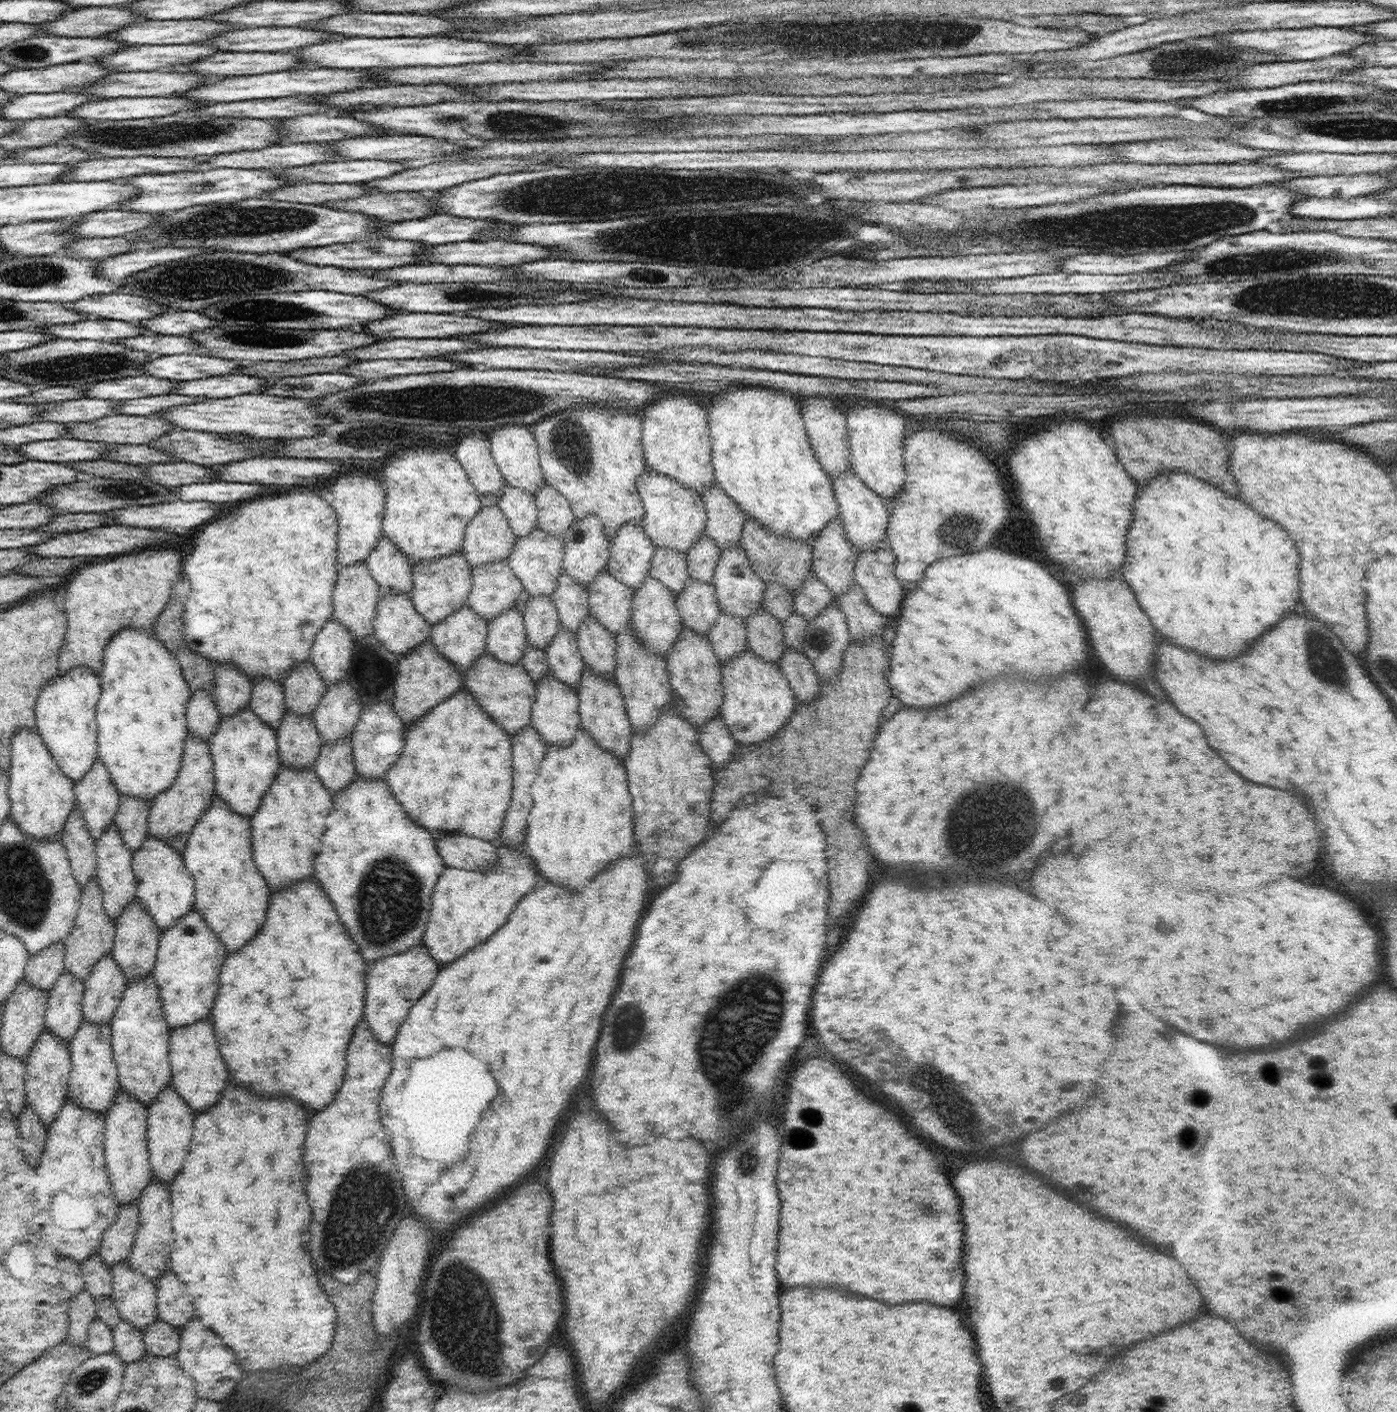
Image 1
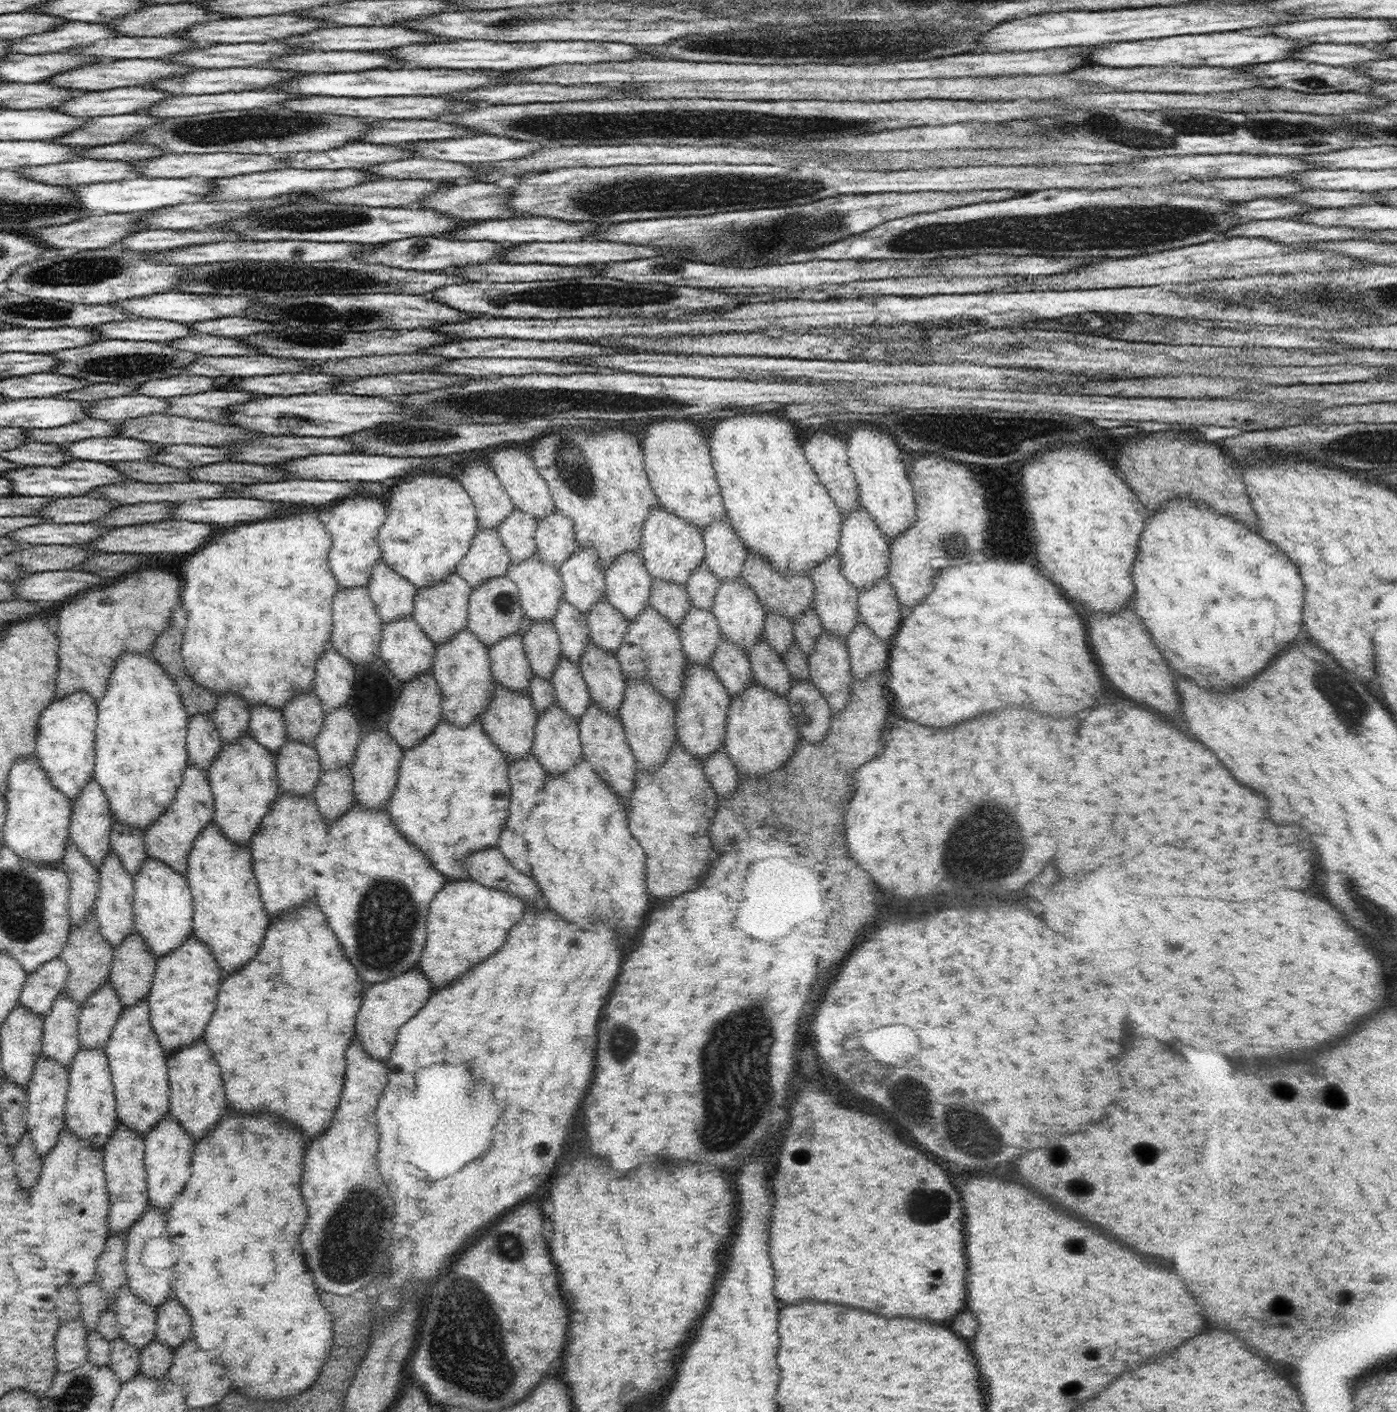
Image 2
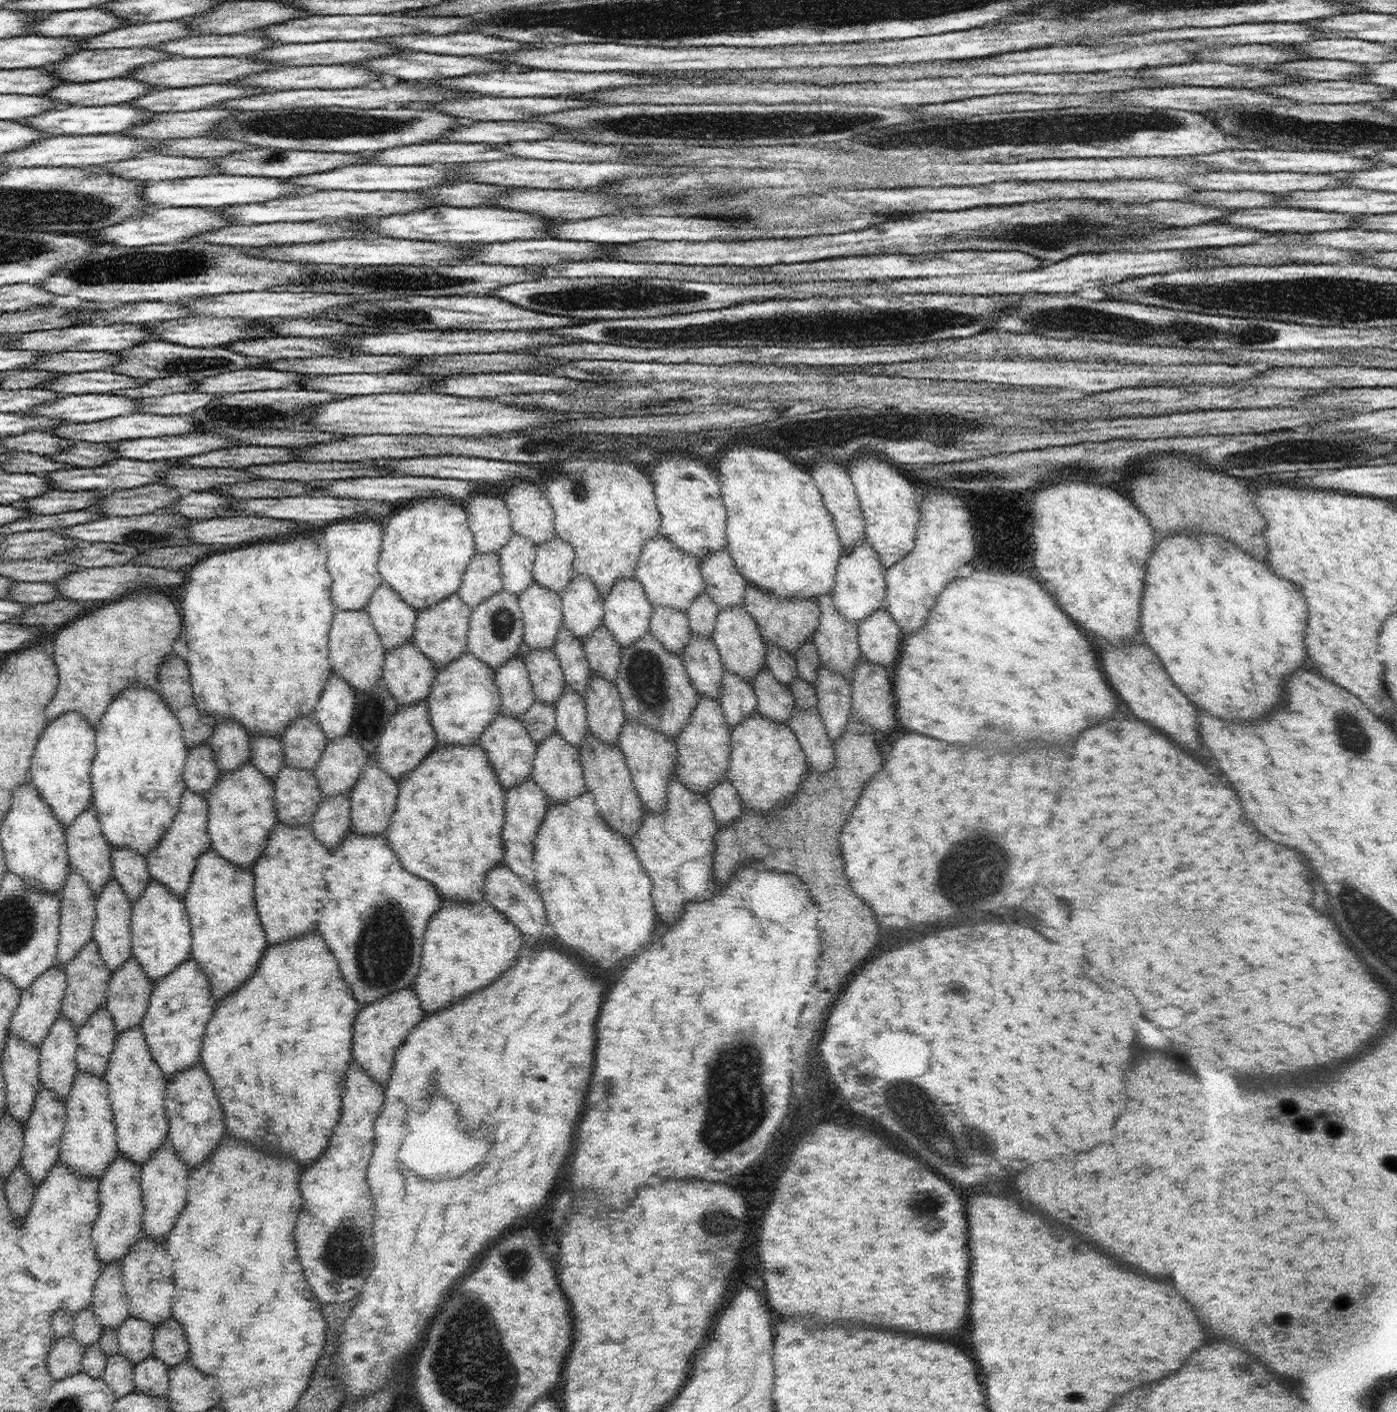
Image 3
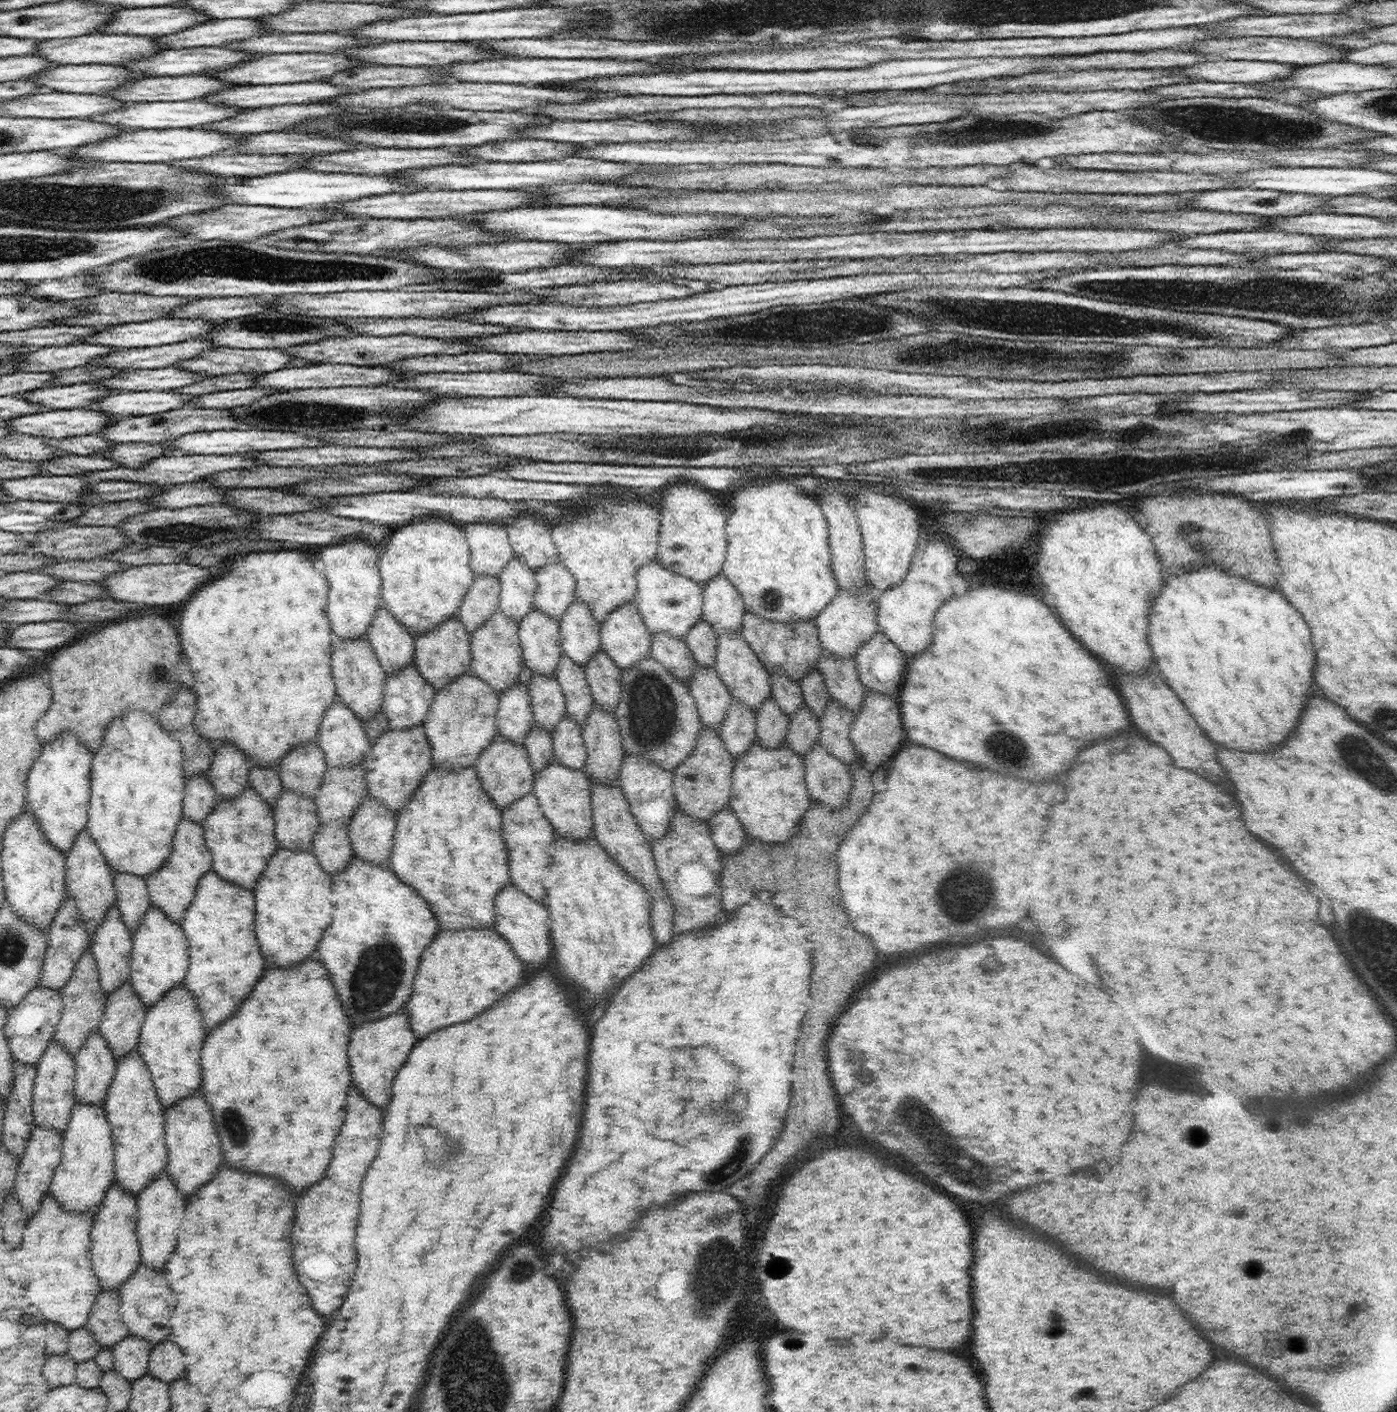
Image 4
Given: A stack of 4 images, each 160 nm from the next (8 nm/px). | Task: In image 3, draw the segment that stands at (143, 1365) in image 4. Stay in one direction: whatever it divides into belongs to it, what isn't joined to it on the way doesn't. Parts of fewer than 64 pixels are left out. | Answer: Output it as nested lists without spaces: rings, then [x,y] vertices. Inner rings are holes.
[[[128,1317],[117,1328],[118,1348],[121,1355],[134,1364],[153,1354],[155,1328],[147,1320]]]

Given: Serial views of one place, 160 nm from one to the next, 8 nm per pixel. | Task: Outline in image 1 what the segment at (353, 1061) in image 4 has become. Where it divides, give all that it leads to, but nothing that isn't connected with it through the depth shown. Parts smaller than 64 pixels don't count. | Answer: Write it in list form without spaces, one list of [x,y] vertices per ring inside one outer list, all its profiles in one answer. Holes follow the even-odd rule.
[[[420,944],[410,948],[404,954],[378,959],[368,976],[366,976],[366,1014],[364,1018],[370,1023],[374,1038],[378,1042],[392,1044],[403,1020],[406,1020],[413,1004],[432,986],[438,974],[438,962],[430,956],[427,946]]]

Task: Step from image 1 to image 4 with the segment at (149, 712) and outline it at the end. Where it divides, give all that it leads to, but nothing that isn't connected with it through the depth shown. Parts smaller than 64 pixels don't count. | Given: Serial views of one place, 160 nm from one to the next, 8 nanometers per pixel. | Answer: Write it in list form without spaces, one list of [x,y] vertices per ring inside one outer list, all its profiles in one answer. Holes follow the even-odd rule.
[[[128,710],[126,716],[114,718],[103,736],[102,744],[91,764],[91,799],[86,829],[96,841],[114,873],[128,873],[145,880],[162,868],[173,849],[176,826],[183,817],[186,774],[182,768],[181,742],[158,724],[152,715],[141,710]]]

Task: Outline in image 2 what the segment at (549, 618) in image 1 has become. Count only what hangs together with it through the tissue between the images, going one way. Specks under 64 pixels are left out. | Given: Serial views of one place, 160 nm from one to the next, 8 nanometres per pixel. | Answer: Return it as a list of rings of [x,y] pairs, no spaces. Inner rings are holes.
[[[553,621],[532,623],[522,637],[523,647],[532,672],[550,679],[561,656],[561,642]]]

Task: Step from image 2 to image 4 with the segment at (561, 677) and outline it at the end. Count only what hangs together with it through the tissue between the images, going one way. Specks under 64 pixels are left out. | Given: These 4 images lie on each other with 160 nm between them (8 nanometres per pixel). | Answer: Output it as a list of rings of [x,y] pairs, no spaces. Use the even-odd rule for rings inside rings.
[[[565,714],[553,732],[554,759],[558,759],[564,766],[583,769],[587,750],[582,731],[581,726]]]

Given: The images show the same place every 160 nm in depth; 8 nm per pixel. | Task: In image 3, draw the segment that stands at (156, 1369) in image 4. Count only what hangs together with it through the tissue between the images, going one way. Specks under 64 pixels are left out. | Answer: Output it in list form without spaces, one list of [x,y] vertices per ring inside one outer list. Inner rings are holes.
[[[170,1317],[155,1328],[153,1355],[164,1361],[169,1368],[179,1365],[188,1356],[188,1340],[184,1328]]]

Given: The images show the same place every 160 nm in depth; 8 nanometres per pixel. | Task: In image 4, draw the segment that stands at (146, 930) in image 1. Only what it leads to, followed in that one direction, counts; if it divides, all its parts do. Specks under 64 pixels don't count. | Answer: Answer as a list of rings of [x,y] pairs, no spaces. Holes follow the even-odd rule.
[[[130,982],[122,984],[107,996],[98,1032],[110,1045],[116,1064],[120,1058],[137,1048],[147,1010]]]

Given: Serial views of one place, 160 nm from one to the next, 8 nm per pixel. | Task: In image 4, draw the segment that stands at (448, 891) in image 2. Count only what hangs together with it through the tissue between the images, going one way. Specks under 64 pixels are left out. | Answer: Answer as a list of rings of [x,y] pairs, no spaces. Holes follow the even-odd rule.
[[[494,928],[442,930],[436,938],[424,950],[412,996],[406,1002],[410,1026],[418,1038],[438,1028],[476,1018],[524,978],[524,964]]]

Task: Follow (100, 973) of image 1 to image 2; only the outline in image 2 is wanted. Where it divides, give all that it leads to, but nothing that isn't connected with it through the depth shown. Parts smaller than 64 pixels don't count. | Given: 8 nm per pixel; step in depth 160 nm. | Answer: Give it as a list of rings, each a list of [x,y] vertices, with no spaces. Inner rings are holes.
[[[110,980],[102,983],[91,995],[90,1000],[81,1005],[81,1014],[79,1017],[79,1041],[85,1049],[104,1049],[107,1046],[108,1039],[118,1022],[118,1017],[122,1015],[122,1002],[118,1000],[118,993]]]

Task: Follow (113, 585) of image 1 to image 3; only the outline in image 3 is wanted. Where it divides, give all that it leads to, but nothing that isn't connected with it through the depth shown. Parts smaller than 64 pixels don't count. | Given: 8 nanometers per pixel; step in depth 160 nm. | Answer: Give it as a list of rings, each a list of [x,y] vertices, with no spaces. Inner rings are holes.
[[[134,590],[118,600],[90,606],[88,612],[57,631],[53,650],[59,683],[45,712],[47,720],[54,720],[68,711],[78,711],[95,728],[107,712],[108,705],[128,685],[142,683],[151,689],[156,688],[161,664],[172,656],[172,644],[179,637],[182,626],[183,620],[176,604],[160,591]]]

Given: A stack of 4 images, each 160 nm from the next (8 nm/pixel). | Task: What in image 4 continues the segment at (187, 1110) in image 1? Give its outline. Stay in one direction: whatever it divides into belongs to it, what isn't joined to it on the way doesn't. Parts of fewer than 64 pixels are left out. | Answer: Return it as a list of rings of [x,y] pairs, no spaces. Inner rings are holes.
[[[164,1170],[139,1192],[137,1203],[137,1237],[141,1262],[148,1268],[160,1270],[166,1266],[166,1262],[176,1246],[176,1230],[180,1228],[180,1222],[184,1220],[186,1200],[178,1192],[168,1171]]]

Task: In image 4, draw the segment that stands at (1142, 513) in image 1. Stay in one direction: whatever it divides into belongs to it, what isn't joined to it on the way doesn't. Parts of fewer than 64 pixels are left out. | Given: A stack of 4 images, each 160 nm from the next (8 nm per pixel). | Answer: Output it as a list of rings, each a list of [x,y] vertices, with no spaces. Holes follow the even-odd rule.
[[[1208,563],[1187,573],[1165,577],[1149,616],[1148,640],[1154,650],[1156,668],[1212,742],[1250,752],[1282,746],[1298,724],[1302,706],[1312,692],[1314,670],[1310,628],[1302,614],[1284,600],[1282,592],[1226,574],[1220,565]]]

